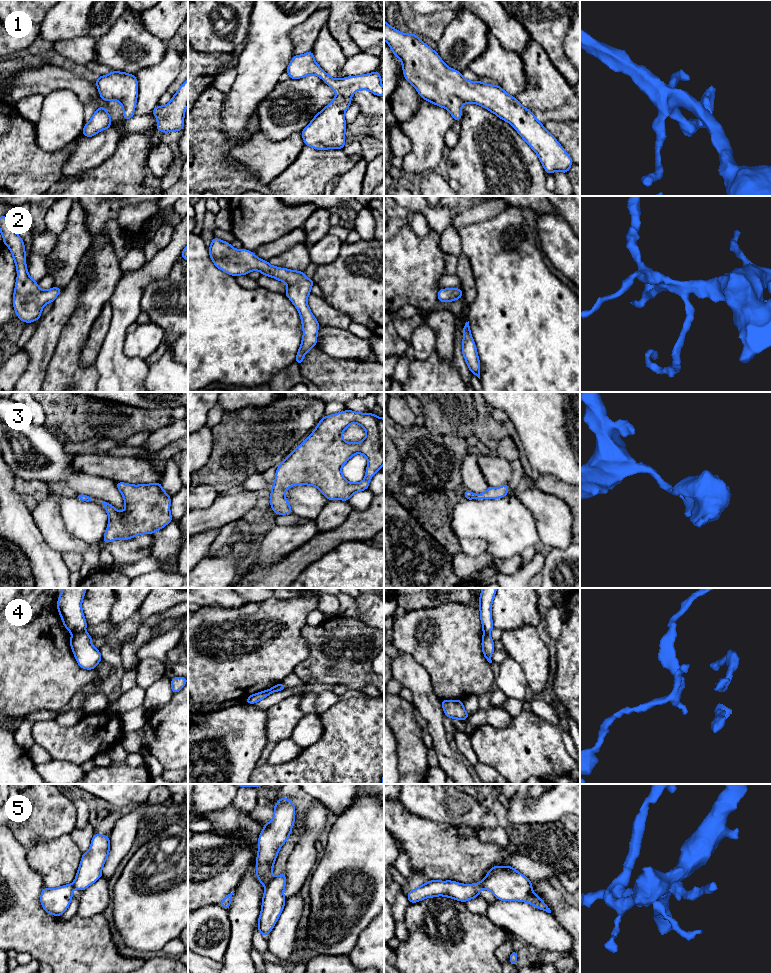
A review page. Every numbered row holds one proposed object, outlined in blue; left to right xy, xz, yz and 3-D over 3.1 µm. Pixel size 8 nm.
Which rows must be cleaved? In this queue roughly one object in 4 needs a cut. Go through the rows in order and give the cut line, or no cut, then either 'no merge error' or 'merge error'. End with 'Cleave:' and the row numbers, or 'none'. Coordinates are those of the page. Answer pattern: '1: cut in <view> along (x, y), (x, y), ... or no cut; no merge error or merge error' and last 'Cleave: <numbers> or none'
1: no cut; no merge error
2: no cut; no merge error
3: no cut; no merge error
4: cut in xy along (83, 630), (73, 634); merge error
5: cut in xz along (272, 877), (265, 886); merge error
Cleave: 4, 5

